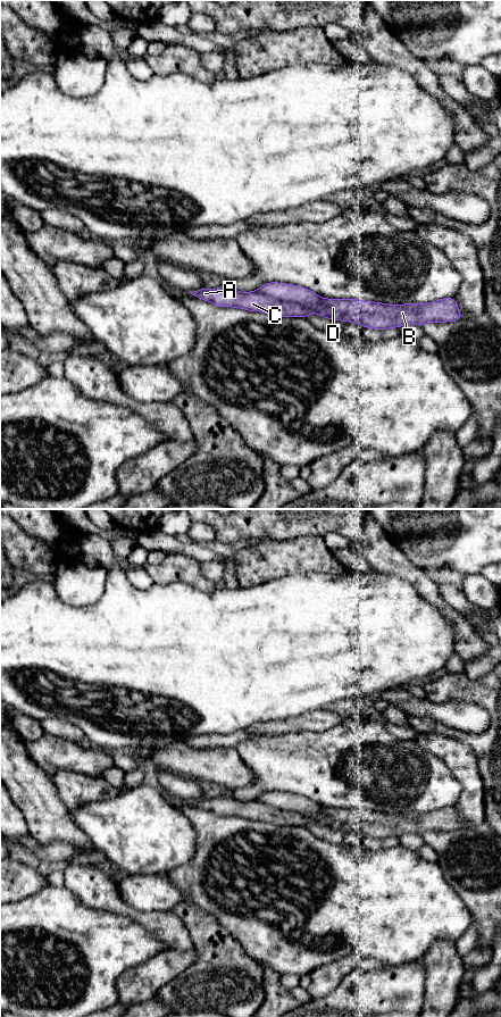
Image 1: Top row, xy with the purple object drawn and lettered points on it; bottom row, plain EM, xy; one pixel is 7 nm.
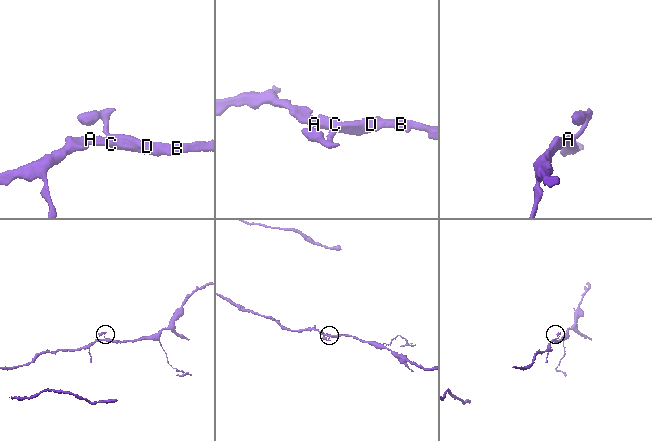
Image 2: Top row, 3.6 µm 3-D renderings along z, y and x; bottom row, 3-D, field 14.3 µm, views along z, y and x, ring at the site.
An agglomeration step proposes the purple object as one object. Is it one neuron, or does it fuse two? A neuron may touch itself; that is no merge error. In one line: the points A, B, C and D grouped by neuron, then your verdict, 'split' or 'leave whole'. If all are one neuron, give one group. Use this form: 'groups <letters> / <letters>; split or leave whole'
groups A B C D; leave whole

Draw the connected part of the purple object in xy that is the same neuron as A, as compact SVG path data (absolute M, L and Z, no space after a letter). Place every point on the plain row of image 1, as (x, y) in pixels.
M266 792L258 800L240 801L225 794L200 798L192 805L220 816L243 817L281 826L306 826L318 823L331 830L351 831L375 839L401 836L404 833L425 835L429 831L444 832L462 828L453 807L444 807L426 814L385 814L359 808L325 808L312 800L284 792Z

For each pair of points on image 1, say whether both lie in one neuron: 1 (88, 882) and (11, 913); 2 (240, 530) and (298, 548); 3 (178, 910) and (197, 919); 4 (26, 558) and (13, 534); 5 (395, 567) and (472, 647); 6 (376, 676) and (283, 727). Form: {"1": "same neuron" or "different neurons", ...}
{"1": "different neurons", "2": "different neurons", "3": "same neuron", "4": "same neuron", "5": "same neuron", "6": "different neurons"}

